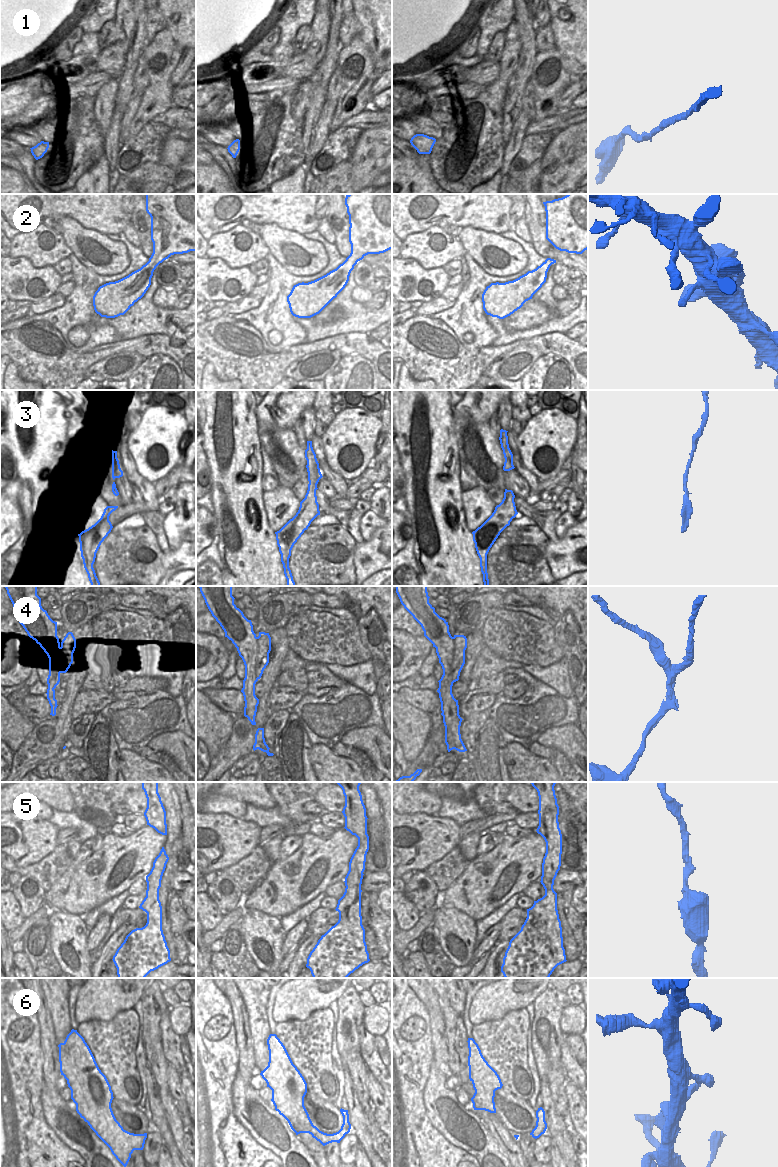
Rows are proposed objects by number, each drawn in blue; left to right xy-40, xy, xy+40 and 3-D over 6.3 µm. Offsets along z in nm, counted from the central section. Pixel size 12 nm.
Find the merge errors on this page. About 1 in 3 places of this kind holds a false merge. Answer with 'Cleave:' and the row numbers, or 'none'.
Cleave: 4

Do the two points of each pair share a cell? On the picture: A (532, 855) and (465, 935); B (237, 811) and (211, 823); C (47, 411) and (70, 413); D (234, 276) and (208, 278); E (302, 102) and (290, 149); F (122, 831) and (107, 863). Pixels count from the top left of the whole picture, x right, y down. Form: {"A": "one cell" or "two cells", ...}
{"A": "two cells", "B": "two cells", "C": "two cells", "D": "one cell", "E": "two cells", "F": "two cells"}

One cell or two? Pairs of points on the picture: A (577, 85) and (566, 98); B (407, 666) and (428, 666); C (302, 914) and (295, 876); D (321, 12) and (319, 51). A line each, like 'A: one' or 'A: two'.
A: one
B: two
C: two
D: one

